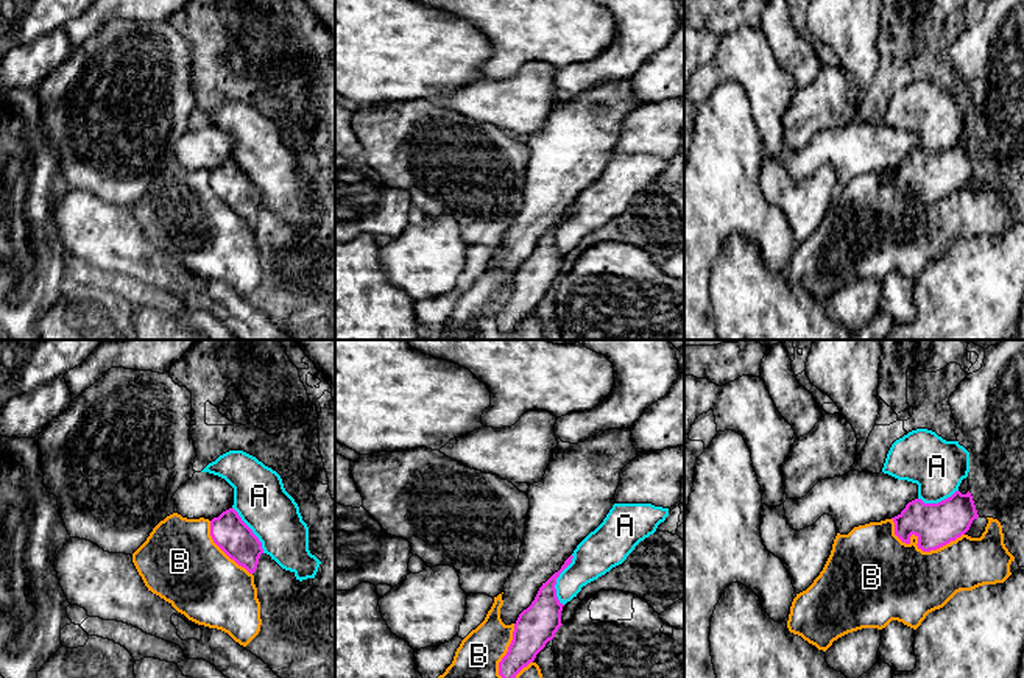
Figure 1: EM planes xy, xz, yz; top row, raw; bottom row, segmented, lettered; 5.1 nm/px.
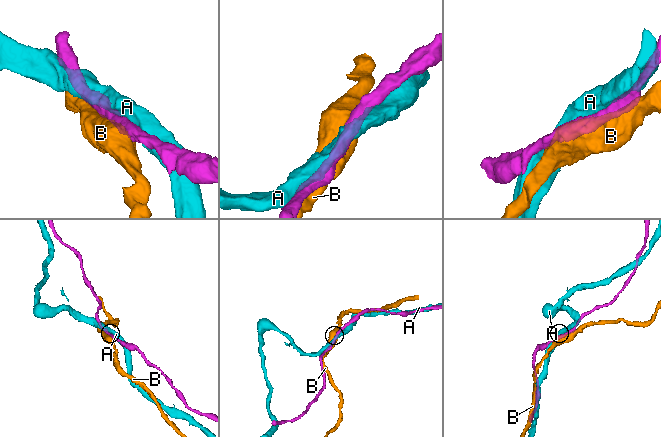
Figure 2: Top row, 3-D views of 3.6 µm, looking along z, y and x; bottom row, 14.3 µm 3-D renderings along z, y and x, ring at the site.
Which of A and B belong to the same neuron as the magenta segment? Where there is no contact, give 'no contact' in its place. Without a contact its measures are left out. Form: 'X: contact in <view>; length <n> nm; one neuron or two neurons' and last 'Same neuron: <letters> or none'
A: contact in xz; length 260 nm; two neurons
B: contact in yz; length 380 nm; two neurons
Same neuron: none

